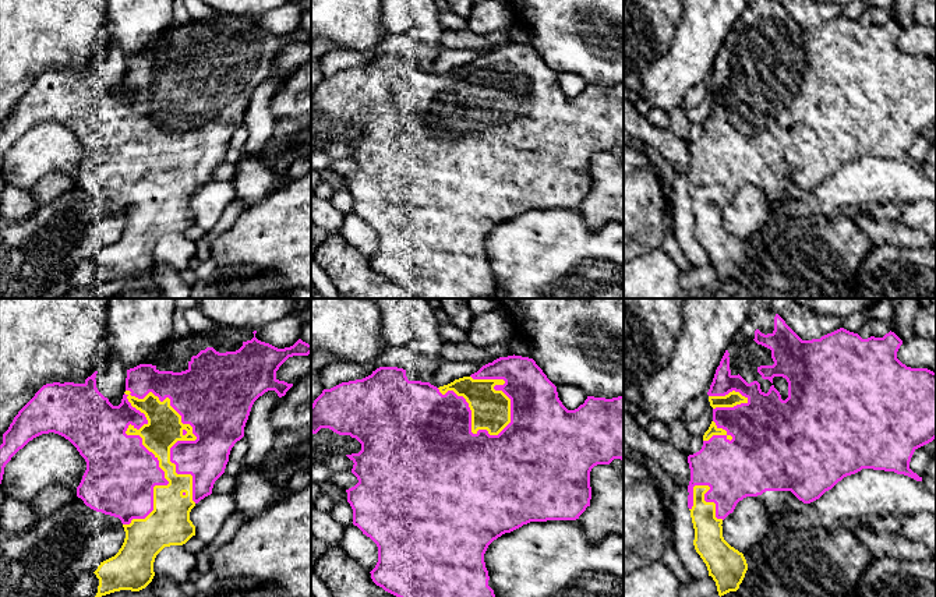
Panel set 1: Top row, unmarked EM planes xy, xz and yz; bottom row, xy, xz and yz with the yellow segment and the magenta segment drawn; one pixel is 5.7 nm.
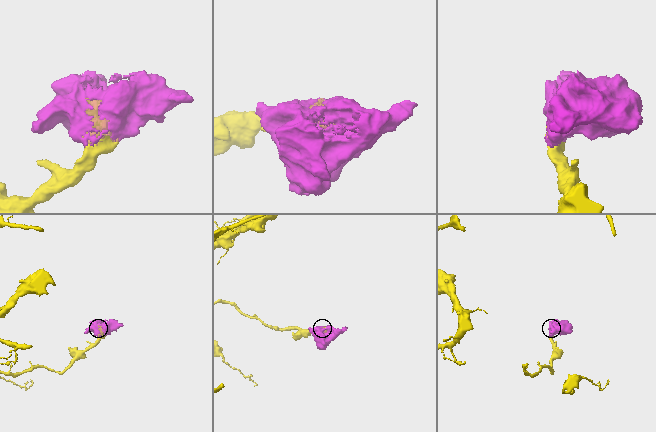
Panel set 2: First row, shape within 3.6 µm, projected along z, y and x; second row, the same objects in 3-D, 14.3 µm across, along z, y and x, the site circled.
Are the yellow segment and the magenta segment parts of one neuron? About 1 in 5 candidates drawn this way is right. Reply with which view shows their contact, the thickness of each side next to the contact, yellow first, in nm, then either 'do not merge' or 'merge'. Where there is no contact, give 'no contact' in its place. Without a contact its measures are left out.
meets yellow in xy; 200 nm thick on the yellow side, 400 nm on the other; merge

